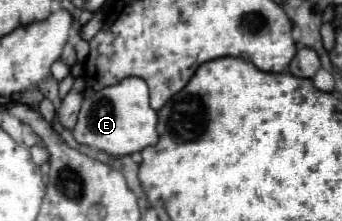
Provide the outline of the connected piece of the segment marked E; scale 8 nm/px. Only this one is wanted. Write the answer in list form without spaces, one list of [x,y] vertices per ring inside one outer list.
[[[125,78],[119,84],[87,92],[73,136],[79,144],[93,146],[111,156],[127,156],[157,144],[157,114],[149,106],[149,92],[143,78]]]

